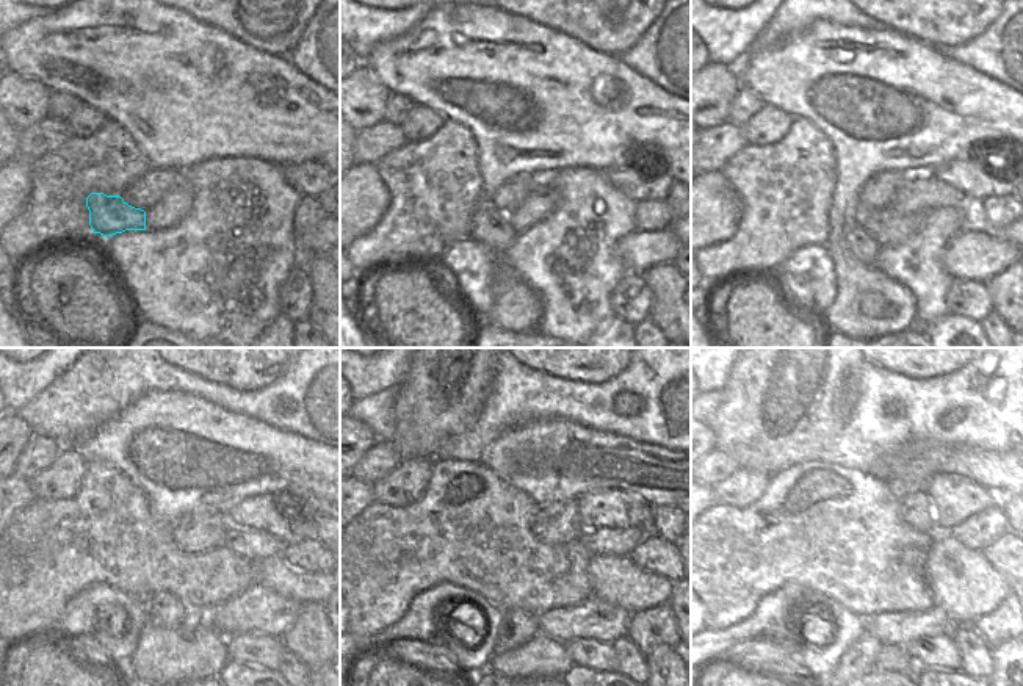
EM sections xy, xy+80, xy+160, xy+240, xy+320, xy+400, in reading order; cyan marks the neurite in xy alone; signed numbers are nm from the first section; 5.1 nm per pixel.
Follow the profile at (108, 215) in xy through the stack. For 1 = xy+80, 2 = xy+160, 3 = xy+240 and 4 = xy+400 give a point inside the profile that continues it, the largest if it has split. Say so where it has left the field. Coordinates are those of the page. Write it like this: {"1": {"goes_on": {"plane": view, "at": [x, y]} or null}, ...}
{"1": {"goes_on": {"plane": "xy+80", "at": [491, 226]}}, "2": {"goes_on": {"plane": "xy+160", "at": [862, 246]}}, "3": {"goes_on": {"plane": "xy+240", "at": [165, 610]}}, "4": {"goes_on": {"plane": "xy+400", "at": [859, 660]}}}

